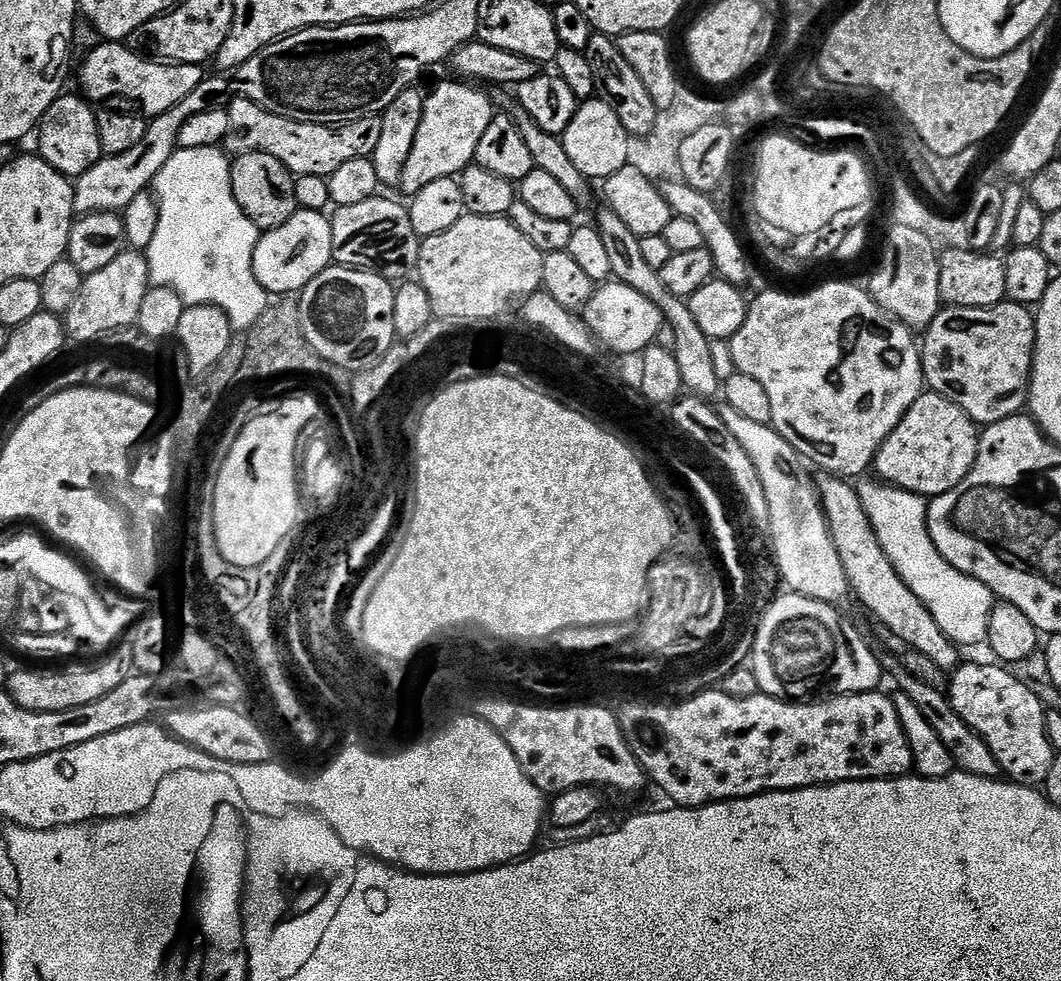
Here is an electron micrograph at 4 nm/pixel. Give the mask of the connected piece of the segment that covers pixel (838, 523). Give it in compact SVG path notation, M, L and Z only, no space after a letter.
M824 478L819 481L820 499L824 501L824 512L828 515L828 528L836 543L844 569L848 574L851 589L856 592L869 614L885 624L898 639L913 652L921 652L932 659L946 674L956 671L961 663L961 649L942 634L938 622L926 610L926 606L912 593L910 586L902 582L902 578L894 570L890 558L882 550L874 530L870 526L870 518L860 501L859 491L851 488L844 478Z

